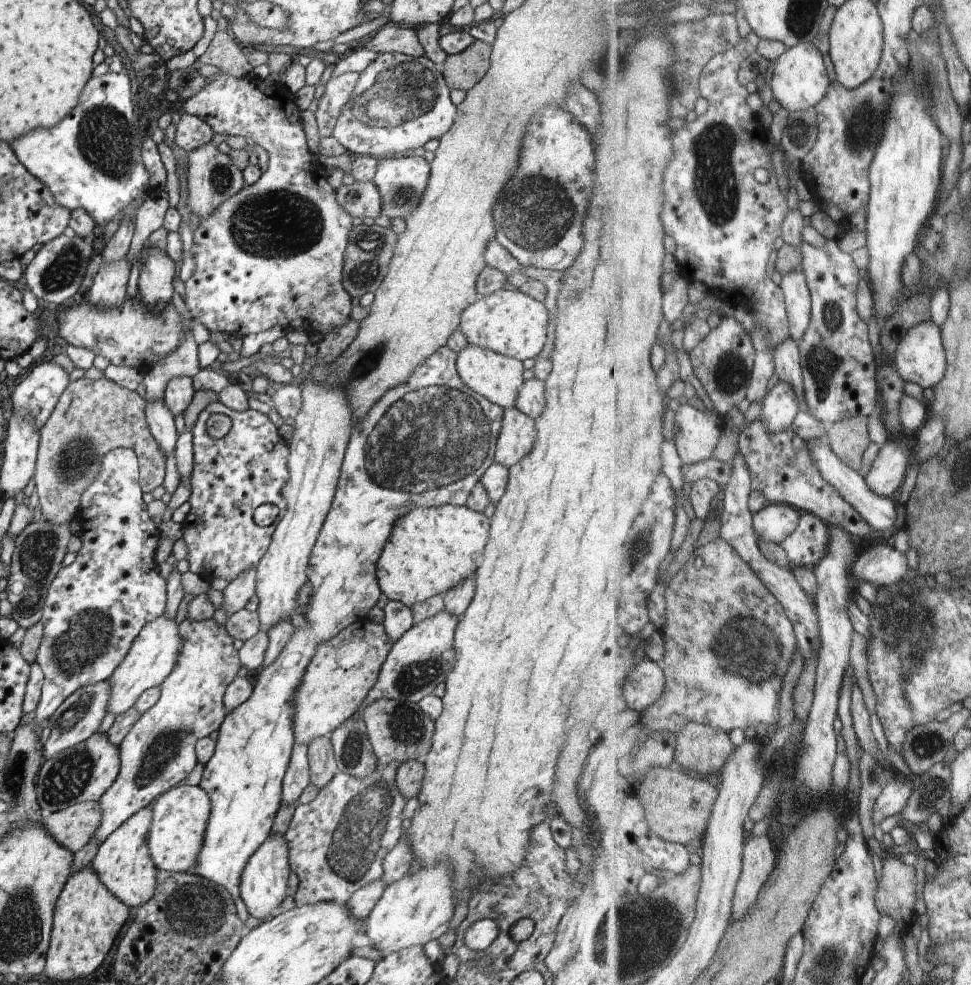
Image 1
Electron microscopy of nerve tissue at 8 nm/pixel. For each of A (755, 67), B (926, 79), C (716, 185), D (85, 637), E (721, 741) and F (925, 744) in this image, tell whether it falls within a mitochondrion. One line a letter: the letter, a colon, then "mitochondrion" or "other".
A: other
B: mitochondrion
C: mitochondrion
D: mitochondrion
E: other
F: mitochondrion

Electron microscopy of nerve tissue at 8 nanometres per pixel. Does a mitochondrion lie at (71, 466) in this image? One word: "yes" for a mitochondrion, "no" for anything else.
yes

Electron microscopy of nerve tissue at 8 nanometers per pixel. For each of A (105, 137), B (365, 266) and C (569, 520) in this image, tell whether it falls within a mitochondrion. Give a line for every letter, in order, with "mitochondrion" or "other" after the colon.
A: mitochondrion
B: mitochondrion
C: other

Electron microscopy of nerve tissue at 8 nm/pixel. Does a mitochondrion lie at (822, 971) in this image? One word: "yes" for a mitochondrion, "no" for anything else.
yes

